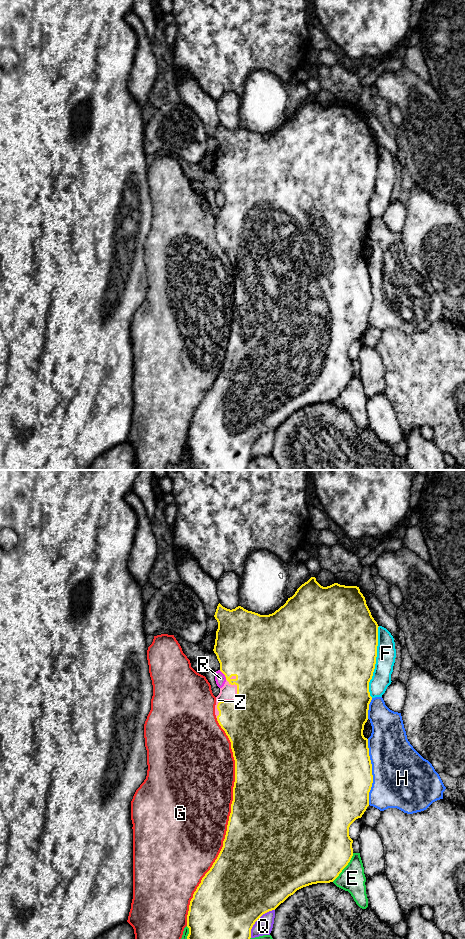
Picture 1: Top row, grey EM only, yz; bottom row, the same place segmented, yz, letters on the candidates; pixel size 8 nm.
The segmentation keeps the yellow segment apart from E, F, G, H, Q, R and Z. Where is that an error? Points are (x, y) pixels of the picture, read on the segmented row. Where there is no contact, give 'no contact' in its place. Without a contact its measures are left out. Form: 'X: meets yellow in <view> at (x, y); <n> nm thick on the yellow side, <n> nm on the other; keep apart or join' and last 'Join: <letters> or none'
E: meets yellow in yz at (345, 866); 500 nm thick on the yellow side, 200 nm on the other; keep apart
F: meets yellow in yz at (375, 662); 500 nm thick on the yellow side, 160 nm on the other; keep apart
G: meets yellow in yz at (228, 822); 500 nm thick on the yellow side, 500 nm on the other; keep apart
H: meets yellow in yz at (371, 772); 500 nm thick on the yellow side, 460 nm on the other; keep apart
Q: meets yellow in yz at (257, 919); 500 nm thick on the yellow side, 140 nm on the other; keep apart
R: meets yellow in yz at (224, 674); 440 nm thick on the yellow side, 90 nm on the other; keep apart
Z: meets yellow in yz at (231, 701); 460 nm thick on the yellow side, 140 nm on the other; join
Join: Z

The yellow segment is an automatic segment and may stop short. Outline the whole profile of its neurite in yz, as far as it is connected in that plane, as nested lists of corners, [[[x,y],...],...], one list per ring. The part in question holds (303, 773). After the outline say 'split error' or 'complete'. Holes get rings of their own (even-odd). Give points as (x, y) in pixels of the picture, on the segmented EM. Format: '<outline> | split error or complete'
[[[315,577],[302,584],[295,594],[272,614],[260,615],[241,606],[230,610],[219,603],[214,617],[218,622],[218,629],[213,651],[220,663],[220,671],[226,677],[226,682],[216,697],[215,715],[231,742],[235,760],[235,782],[223,847],[190,901],[187,939],[250,939],[253,925],[263,914],[275,910],[303,887],[333,882],[353,856],[353,840],[349,836],[349,827],[362,817],[369,806],[369,792],[373,783],[368,739],[364,737],[363,730],[372,700],[369,682],[376,664],[379,626],[372,617],[359,587],[338,583],[323,587]]] | split error

